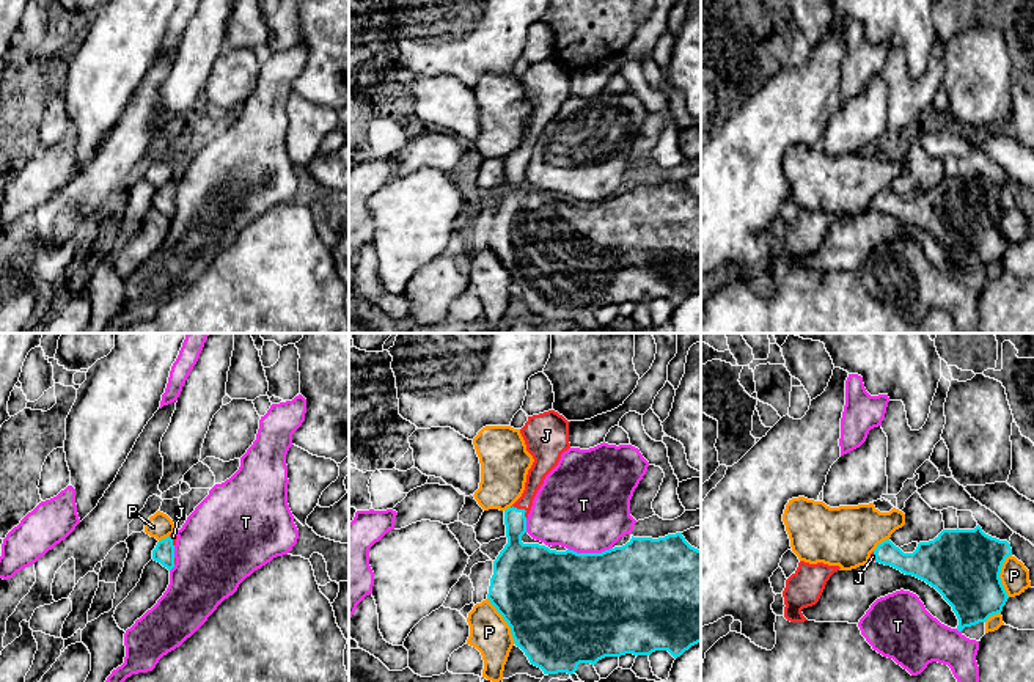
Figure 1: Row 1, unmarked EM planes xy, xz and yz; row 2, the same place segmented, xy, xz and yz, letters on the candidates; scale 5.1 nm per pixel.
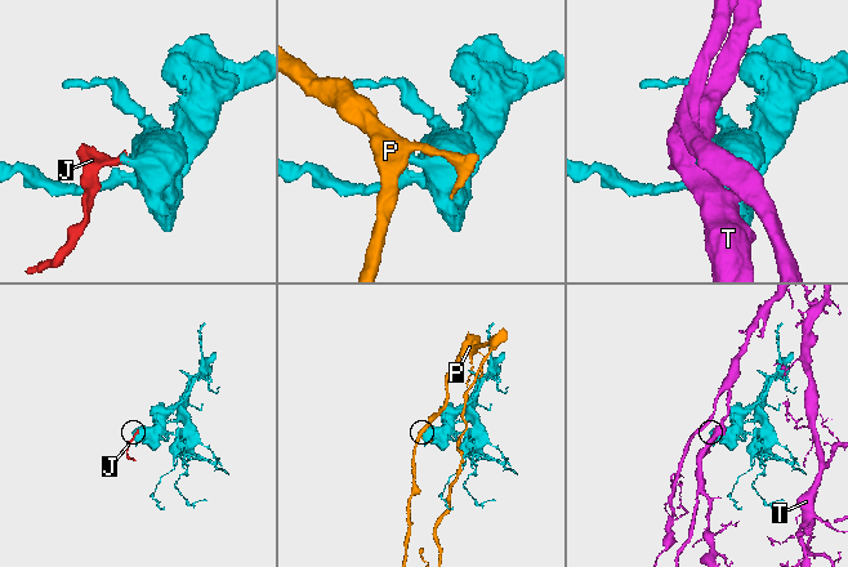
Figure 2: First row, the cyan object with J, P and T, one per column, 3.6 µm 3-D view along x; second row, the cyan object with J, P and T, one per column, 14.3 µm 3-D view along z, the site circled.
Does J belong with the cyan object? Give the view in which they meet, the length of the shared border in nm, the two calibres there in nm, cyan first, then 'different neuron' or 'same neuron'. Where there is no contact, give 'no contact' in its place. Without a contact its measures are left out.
meets cyan in xz; contact 110 nm long; 170 nm thick on the cyan side, 100 nm on the other; same neuron

